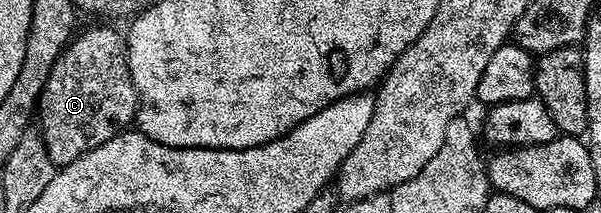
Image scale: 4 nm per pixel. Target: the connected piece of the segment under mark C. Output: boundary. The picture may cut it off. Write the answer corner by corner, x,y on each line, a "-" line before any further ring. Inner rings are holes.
104,25
82,33
73,36
68,42
68,48
54,63
46,79
46,87
40,92
38,132
46,143
50,159
58,167
74,163
74,159
86,155
86,151
94,151
94,147
114,139
116,133
127,130
133,124
136,116
138,102
128,66
128,42
125,34
121,30
119,33
116,29
107,29

